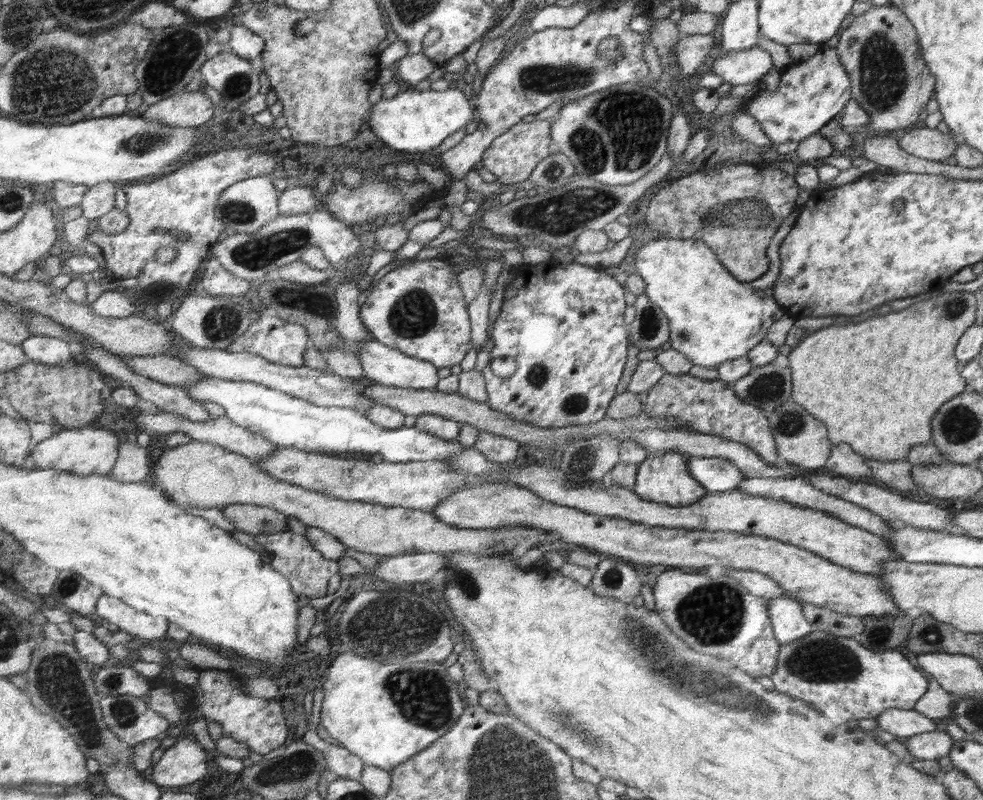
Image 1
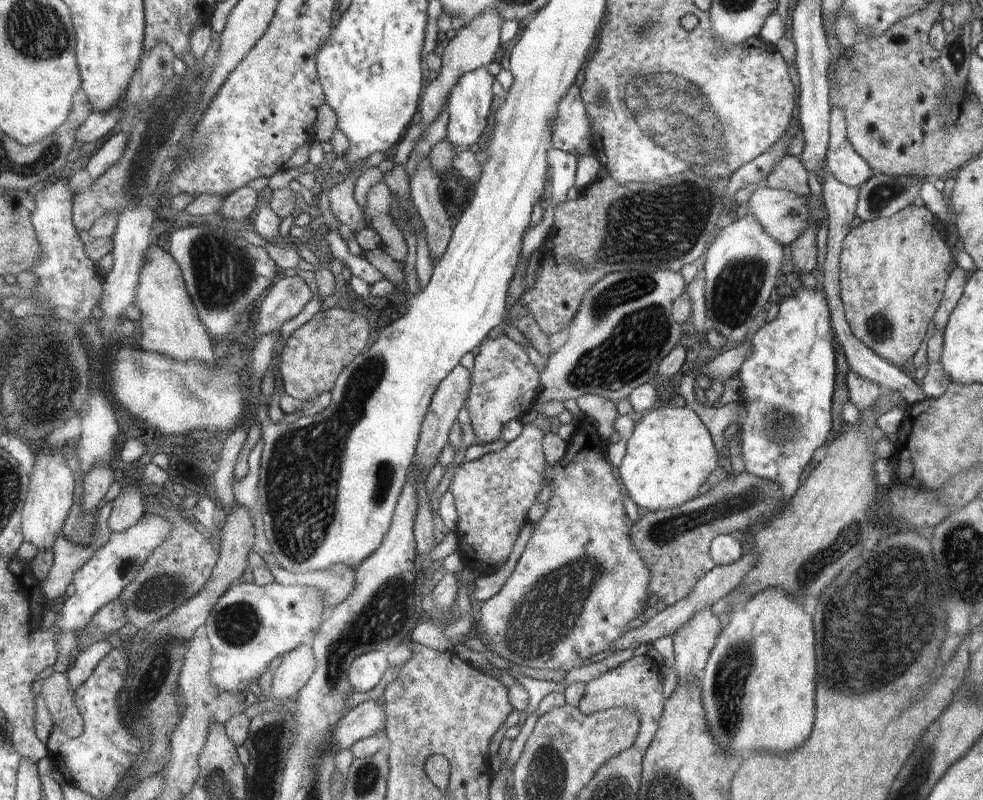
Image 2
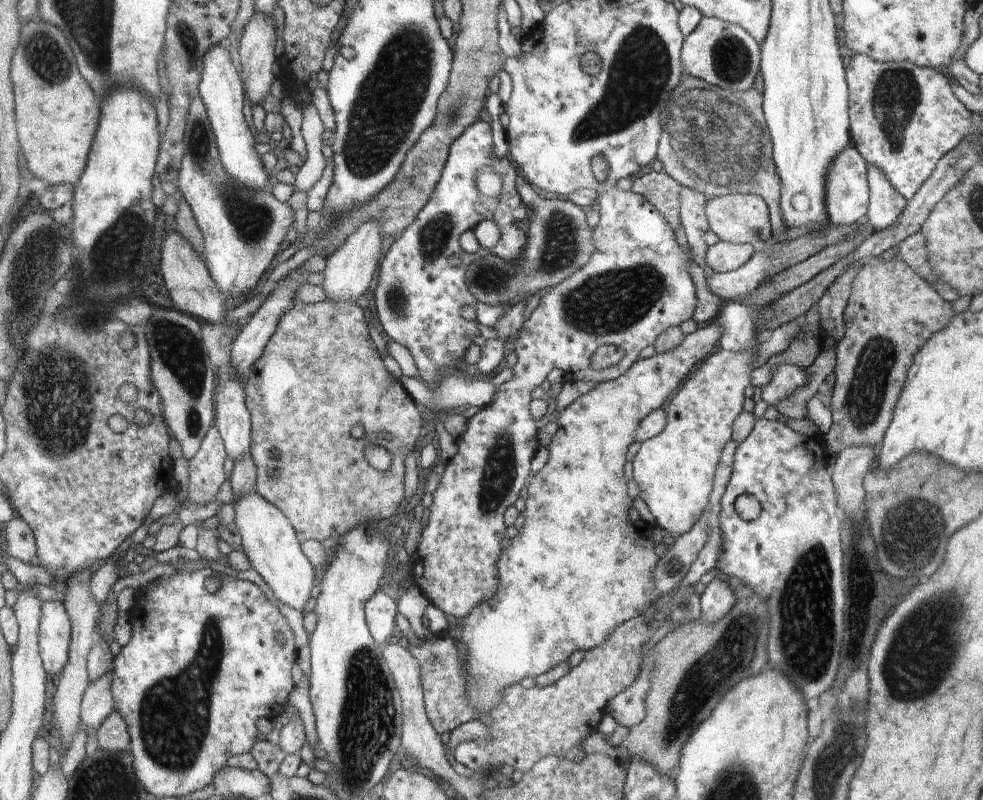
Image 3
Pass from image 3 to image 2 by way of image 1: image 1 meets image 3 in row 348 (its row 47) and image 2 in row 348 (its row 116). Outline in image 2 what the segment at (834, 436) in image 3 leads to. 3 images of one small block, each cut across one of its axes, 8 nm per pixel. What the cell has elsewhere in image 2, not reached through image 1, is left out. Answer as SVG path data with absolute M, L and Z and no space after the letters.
M908 206L890 215L864 221L851 228L842 243L839 256L839 289L845 317L851 331L880 358L901 366L914 356L920 348L930 318L939 308L944 286L947 286L950 272L955 270L950 246L942 240L938 228L934 228L936 218L924 210L924 206Z

